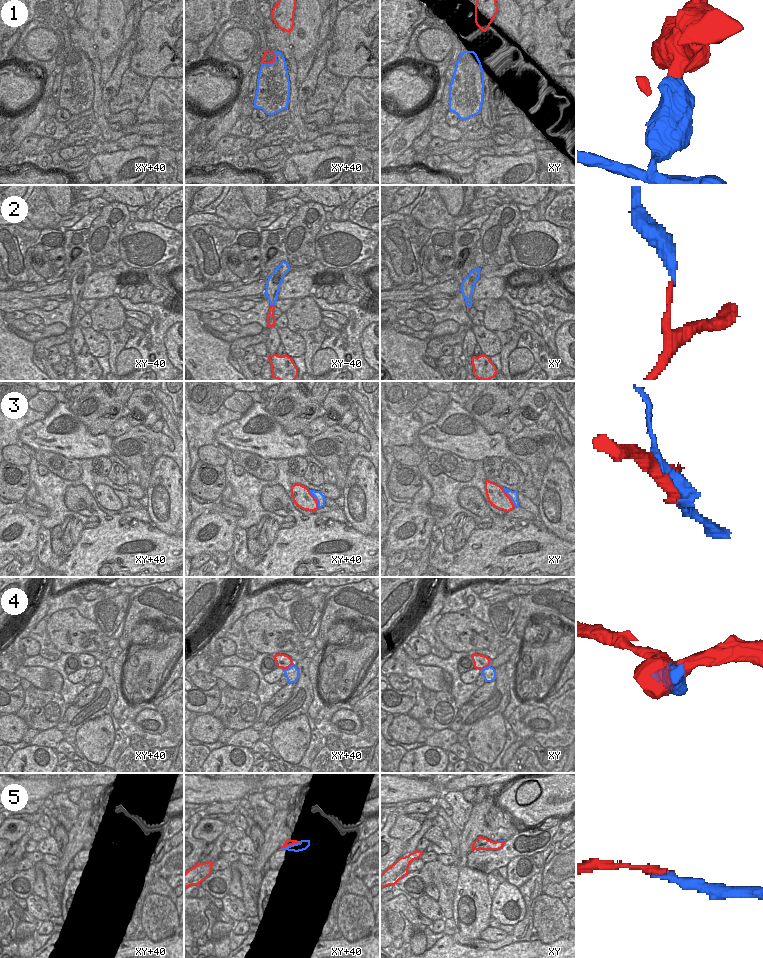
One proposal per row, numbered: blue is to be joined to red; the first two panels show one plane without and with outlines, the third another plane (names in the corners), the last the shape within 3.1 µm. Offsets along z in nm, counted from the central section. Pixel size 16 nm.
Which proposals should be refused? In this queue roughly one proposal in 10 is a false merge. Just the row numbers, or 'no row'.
1, 4

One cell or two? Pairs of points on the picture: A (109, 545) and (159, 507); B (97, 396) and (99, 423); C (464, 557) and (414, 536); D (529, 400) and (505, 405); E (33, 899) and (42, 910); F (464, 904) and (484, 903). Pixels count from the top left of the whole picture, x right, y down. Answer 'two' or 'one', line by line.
A: two
B: one
C: two
D: two
E: one
F: one

